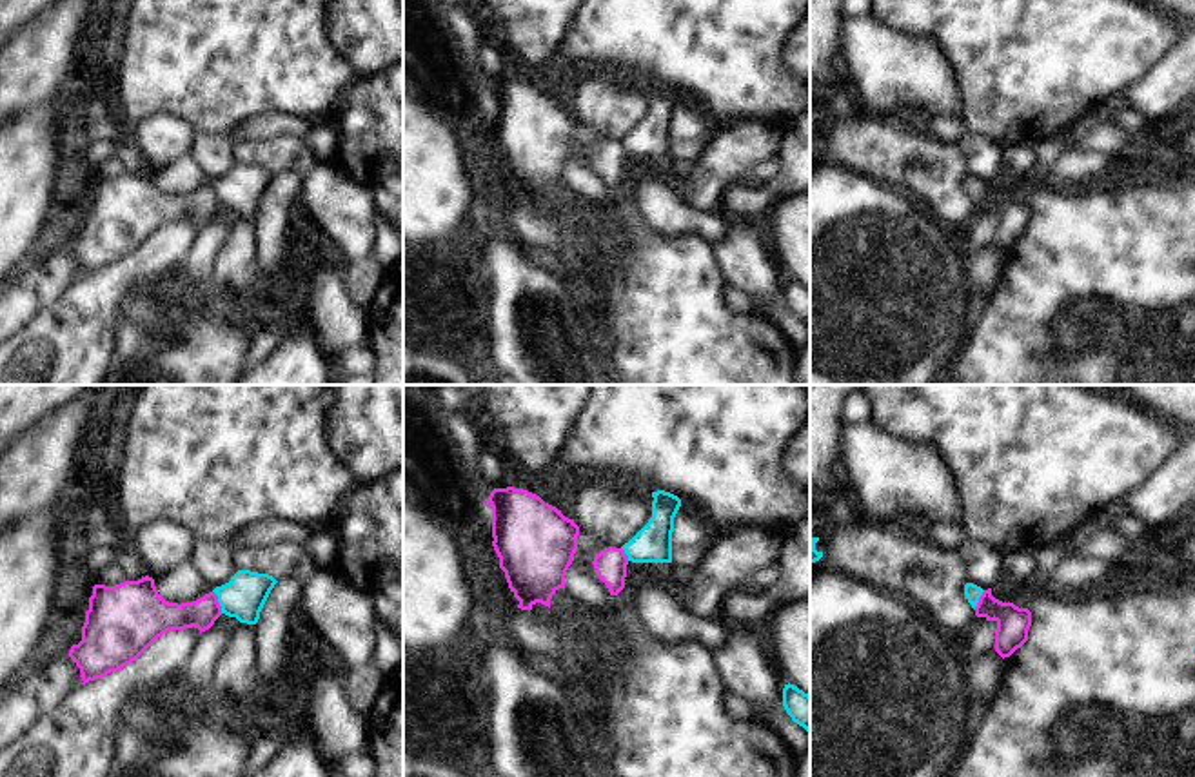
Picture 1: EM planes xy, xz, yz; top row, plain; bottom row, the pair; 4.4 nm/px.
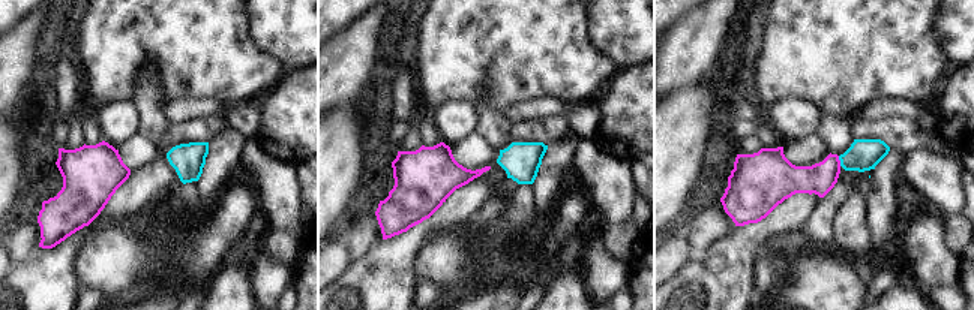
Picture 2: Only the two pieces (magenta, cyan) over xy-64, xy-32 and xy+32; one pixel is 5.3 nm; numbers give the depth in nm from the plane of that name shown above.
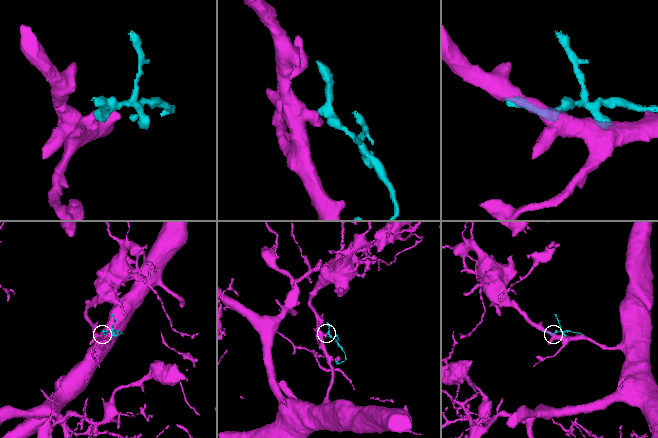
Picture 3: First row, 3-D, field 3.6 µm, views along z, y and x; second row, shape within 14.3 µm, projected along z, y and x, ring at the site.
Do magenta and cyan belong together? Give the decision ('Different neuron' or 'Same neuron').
Different neuron

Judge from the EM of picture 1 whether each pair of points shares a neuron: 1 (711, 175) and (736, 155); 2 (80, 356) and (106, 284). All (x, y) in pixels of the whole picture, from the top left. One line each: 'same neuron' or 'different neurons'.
1: same neuron
2: same neuron

